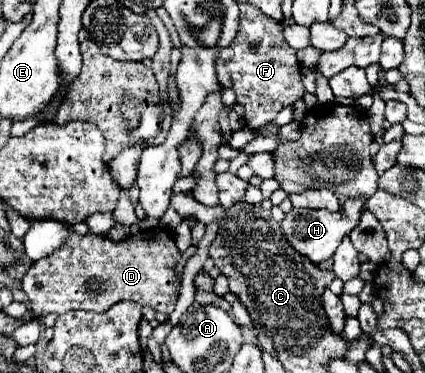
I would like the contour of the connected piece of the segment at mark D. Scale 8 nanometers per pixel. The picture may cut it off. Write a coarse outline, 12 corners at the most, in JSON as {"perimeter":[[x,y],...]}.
{"perimeter":[[172,232],[72,234],[30,266],[34,316],[122,300],[168,316]]}

